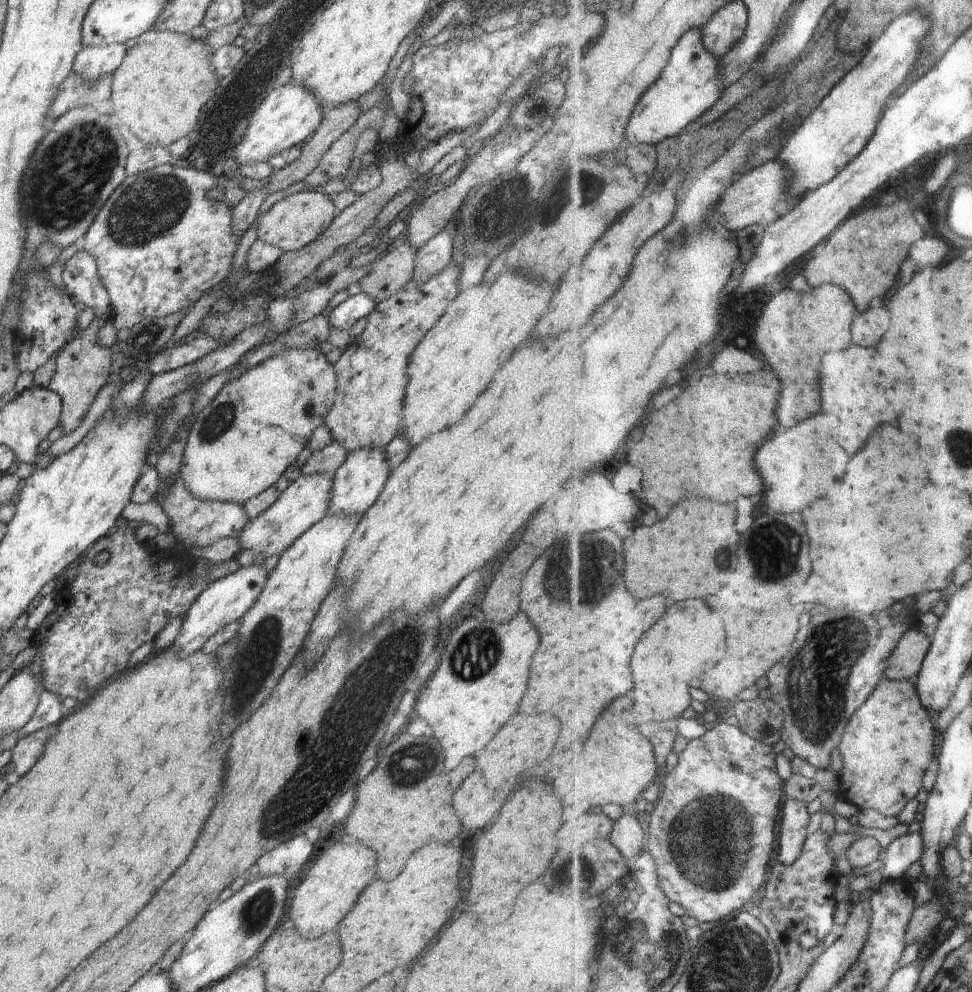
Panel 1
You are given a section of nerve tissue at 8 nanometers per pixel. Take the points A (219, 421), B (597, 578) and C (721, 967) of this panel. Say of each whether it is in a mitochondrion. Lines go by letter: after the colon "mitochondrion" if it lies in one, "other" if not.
A: mitochondrion
B: mitochondrion
C: mitochondrion

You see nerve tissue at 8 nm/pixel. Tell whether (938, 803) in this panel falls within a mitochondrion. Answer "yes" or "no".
no

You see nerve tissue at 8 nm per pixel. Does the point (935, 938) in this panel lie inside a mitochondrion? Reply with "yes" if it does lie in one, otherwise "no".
no

